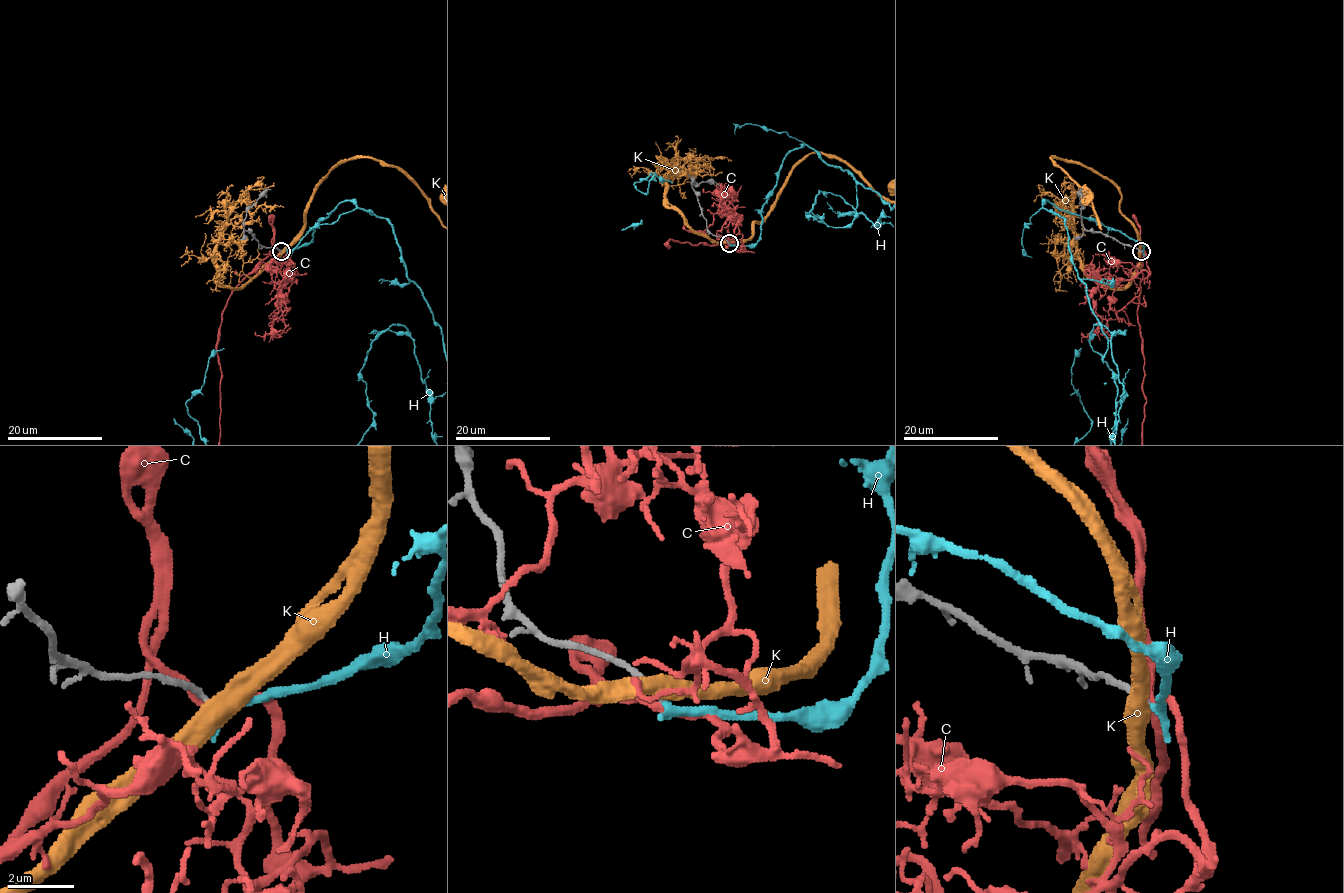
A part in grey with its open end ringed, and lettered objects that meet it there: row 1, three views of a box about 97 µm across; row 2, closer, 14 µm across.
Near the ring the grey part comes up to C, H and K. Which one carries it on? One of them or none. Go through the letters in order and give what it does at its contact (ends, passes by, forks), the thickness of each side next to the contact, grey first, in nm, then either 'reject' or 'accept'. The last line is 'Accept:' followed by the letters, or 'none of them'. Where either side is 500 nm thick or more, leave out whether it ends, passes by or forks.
C: it passes by; calibres 190 and 240 nm; reject
H: it passes by; calibres 180 and 200 nm; accept
K: calibres 200 and 500 nm; reject
Accept: H

